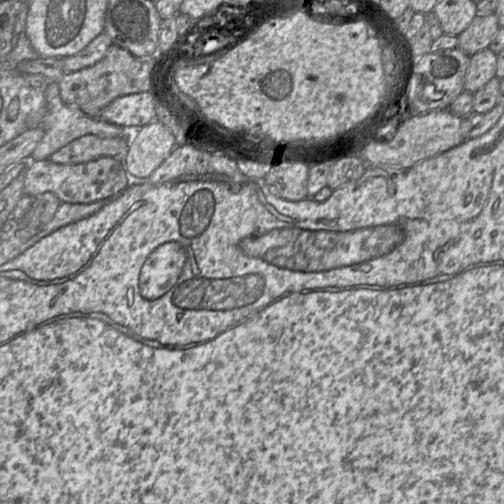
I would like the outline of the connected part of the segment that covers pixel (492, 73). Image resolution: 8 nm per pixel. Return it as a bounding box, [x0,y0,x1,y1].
[464,48,497,93]

